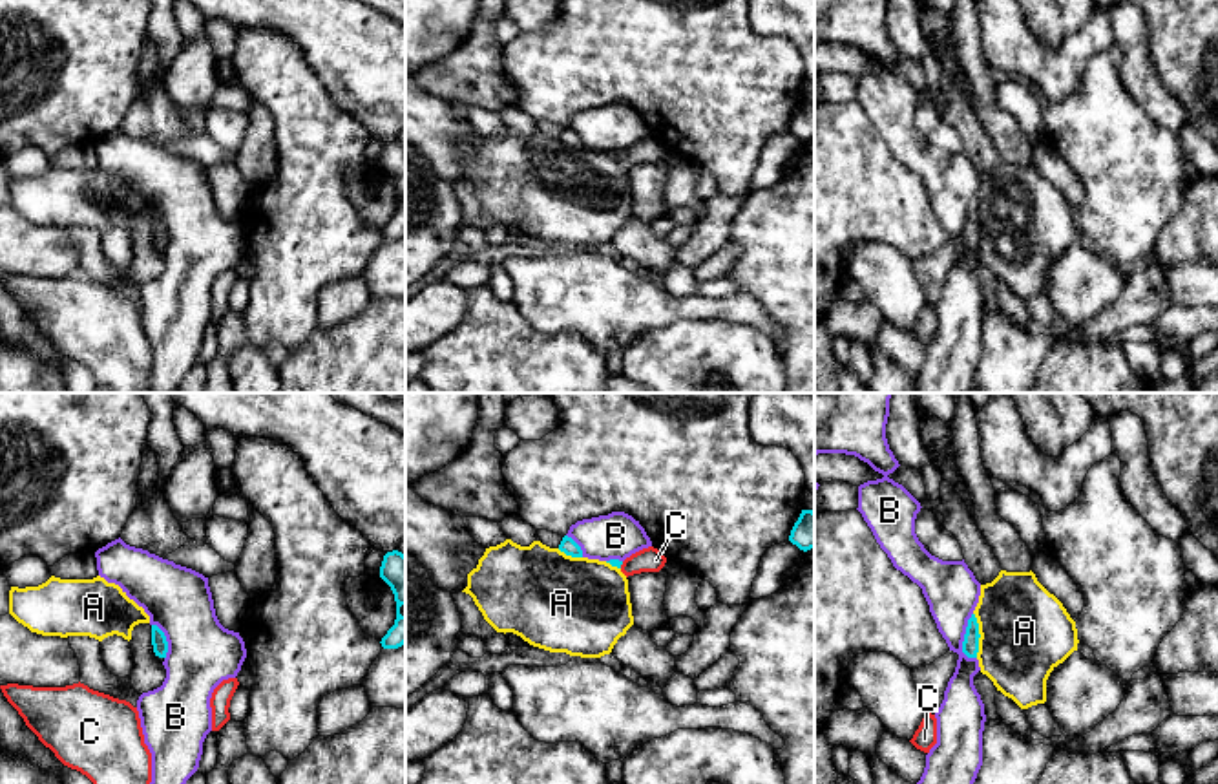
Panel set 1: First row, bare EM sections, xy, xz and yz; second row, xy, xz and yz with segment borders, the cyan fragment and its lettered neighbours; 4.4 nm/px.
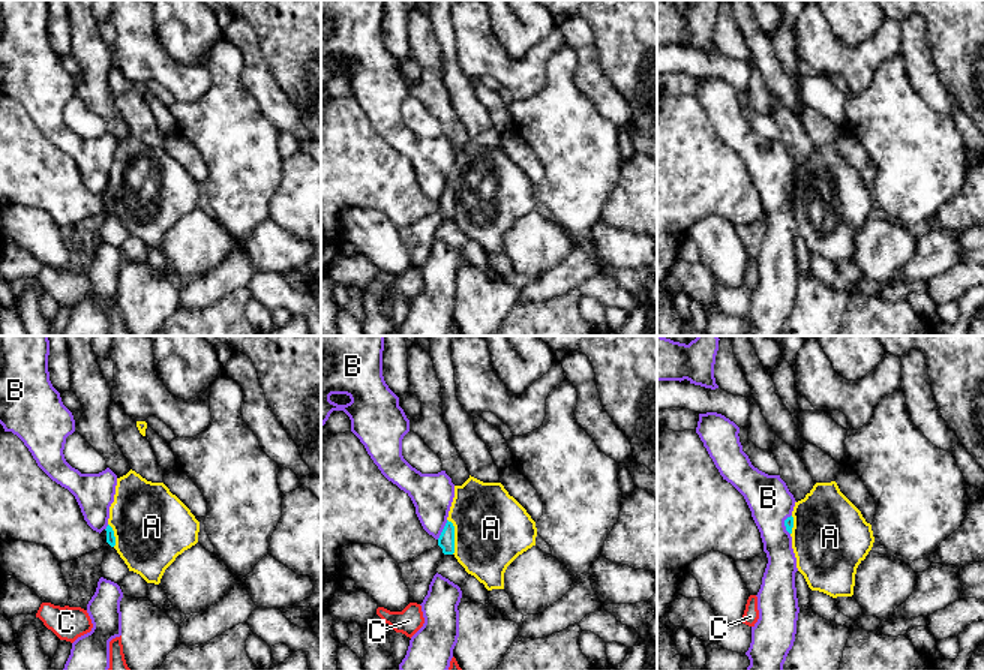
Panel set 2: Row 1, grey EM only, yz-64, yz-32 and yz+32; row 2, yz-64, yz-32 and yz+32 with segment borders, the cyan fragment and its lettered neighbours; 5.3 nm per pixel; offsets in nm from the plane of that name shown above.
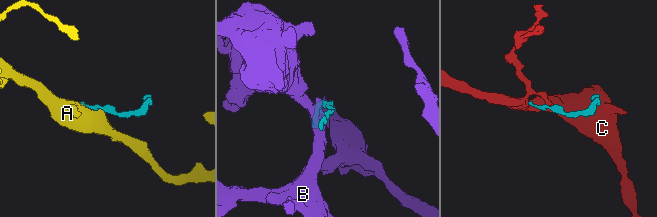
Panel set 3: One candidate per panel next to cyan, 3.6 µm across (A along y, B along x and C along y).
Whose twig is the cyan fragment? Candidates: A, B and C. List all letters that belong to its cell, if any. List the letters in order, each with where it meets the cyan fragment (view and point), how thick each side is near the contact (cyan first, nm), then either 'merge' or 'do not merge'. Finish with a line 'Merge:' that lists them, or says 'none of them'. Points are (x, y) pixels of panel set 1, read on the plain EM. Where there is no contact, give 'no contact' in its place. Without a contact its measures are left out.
A: yz (979, 225) | 80/400 nm | do not merge
B: yz (965, 227) | 80/240 nm | do not merge
C: xz (621, 154) | 40/110 nm | do not merge
Merge: none of them

